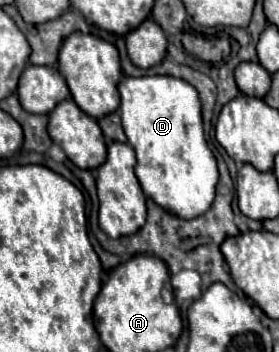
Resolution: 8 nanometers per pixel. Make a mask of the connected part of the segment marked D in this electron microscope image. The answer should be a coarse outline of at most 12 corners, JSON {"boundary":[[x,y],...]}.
{"boundary":[[173,76],[119,82],[145,196],[207,212],[219,170],[197,90]]}

